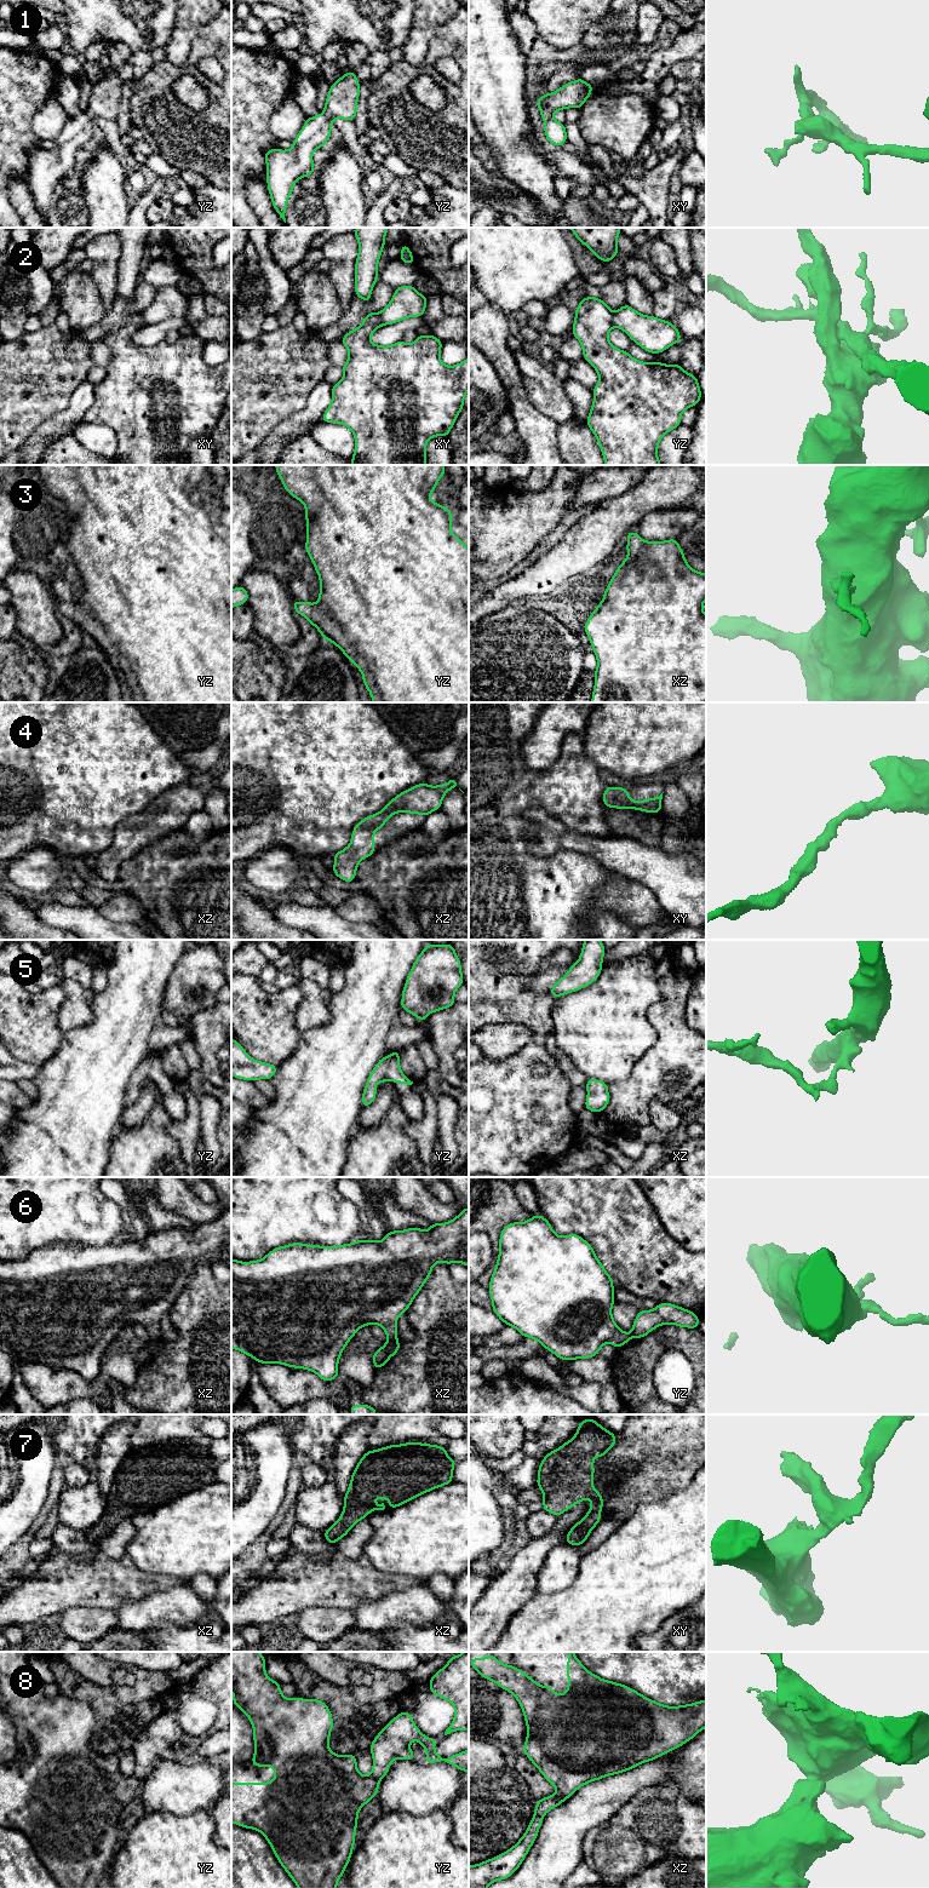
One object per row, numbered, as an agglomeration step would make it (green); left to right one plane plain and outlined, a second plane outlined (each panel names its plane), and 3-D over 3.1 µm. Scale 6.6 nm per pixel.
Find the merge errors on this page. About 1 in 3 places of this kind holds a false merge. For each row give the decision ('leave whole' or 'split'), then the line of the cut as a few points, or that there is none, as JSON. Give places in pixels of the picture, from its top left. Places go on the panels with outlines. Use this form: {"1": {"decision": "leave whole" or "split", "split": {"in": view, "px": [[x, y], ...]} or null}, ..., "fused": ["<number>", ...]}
{"1": {"decision": "leave whole", "split": null}, "2": {"decision": "split", "split": {"in": "yz", "px": [[612, 313], [612, 323], [614, 326]]}}, "3": {"decision": "leave whole", "split": null}, "4": {"decision": "leave whole", "split": null}, "5": {"decision": "leave whole", "split": null}, "6": {"decision": "split", "split": {"in": "xz", "px": [[388, 1338], [396, 1340]]}}, "7": {"decision": "leave whole", "split": null}, "8": {"decision": "split", "split": {"in": "xz", "px": [[556, 1792], [566, 1798]]}}, "fused": ["2", "6", "8"]}

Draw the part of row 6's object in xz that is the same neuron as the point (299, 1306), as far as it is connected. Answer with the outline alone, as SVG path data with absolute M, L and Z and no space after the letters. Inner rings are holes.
M469 1207L463 1209L457 1217L447 1223L431 1223L428 1230L415 1227L411 1227L406 1230L392 1230L391 1233L386 1233L380 1243L374 1239L359 1239L355 1243L338 1246L292 1243L271 1250L259 1261L241 1262L231 1258L231 1348L250 1355L251 1359L257 1360L259 1364L281 1364L288 1367L304 1368L315 1372L322 1381L331 1382L339 1377L338 1362L344 1348L362 1326L371 1326L373 1324L380 1325L388 1339L397 1339L396 1321L398 1316L408 1310L414 1297L430 1278L432 1267L437 1262L445 1262L447 1266L453 1262L460 1262L469 1267Z

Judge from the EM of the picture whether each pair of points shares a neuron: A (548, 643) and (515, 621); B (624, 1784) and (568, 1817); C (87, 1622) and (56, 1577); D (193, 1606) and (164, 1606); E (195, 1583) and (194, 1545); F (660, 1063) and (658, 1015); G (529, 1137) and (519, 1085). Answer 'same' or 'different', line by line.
A: same
B: same
C: different
D: same
E: different
F: same
G: same

